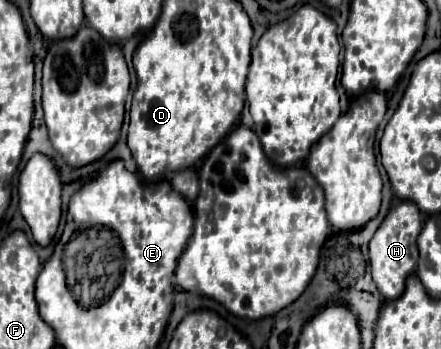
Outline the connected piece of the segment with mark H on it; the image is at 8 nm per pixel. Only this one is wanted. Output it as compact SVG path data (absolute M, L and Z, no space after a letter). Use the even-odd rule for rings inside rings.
M397 201L387 217L383 219L381 227L377 229L375 237L369 243L369 257L371 257L371 273L373 273L373 281L377 283L379 293L387 299L393 301L397 297L401 297L401 293L405 291L405 281L409 275L415 273L417 267L417 235L423 227L423 215L417 209L417 205L409 203L409 201Z

